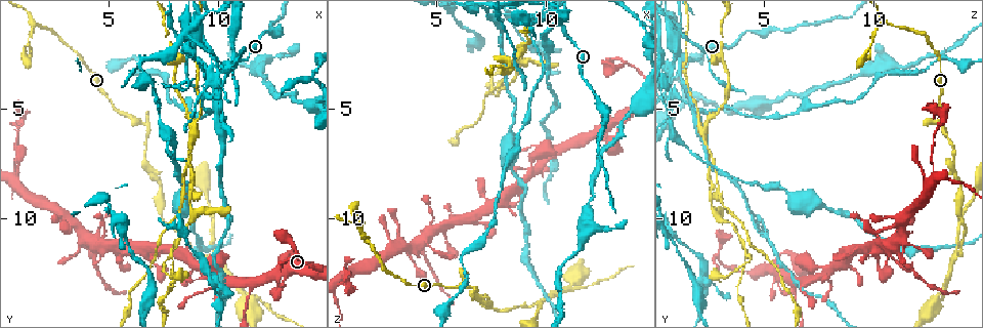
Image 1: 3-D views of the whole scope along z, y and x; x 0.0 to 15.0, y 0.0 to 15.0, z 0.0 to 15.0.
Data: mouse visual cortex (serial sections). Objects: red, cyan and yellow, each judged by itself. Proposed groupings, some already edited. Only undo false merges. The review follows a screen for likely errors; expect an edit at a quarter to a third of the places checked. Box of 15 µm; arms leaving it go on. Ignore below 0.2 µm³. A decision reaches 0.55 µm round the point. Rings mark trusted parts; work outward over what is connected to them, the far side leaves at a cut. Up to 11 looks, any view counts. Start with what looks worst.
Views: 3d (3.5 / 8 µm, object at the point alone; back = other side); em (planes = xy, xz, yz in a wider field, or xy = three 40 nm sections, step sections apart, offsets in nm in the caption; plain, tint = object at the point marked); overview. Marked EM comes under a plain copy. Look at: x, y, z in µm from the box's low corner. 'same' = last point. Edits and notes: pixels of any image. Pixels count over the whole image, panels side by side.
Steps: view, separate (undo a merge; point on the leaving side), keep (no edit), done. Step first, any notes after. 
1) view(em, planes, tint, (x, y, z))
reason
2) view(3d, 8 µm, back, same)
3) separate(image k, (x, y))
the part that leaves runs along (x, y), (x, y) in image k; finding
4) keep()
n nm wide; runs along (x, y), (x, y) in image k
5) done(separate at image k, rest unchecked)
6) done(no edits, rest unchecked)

view(3d, 3.5 µm, (6.9, 5.9, 13.3))
sharp bend

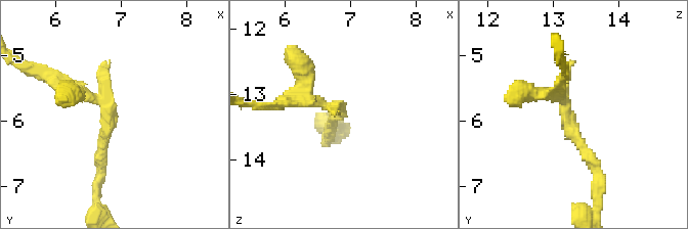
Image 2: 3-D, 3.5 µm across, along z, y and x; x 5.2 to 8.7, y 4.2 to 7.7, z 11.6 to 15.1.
view(em, xy, step 1, tint, (6.85, 5.90, 13.25))

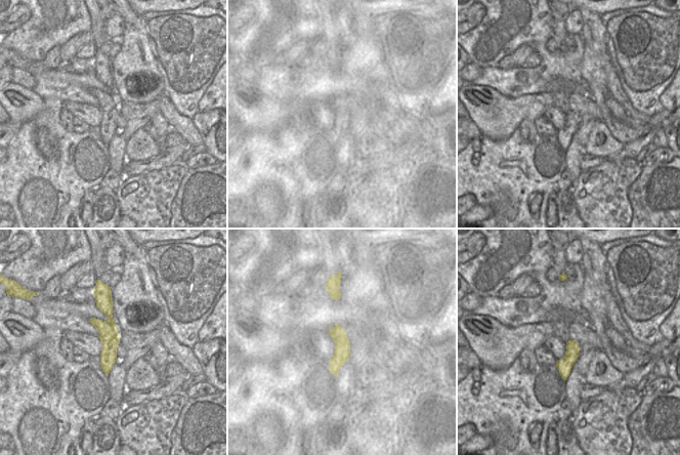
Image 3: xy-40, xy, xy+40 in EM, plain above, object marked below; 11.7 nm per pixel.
keep()
one cell here

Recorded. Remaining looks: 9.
view(3d, 3.5 µm, (9.7, 11.9, 13.8))
side arm on a straight run

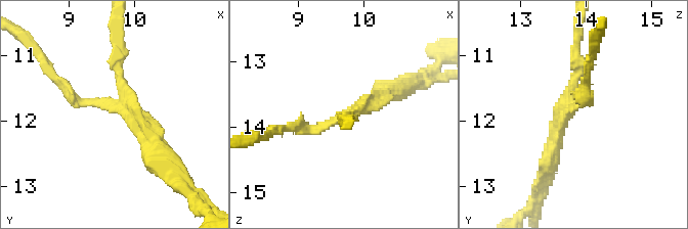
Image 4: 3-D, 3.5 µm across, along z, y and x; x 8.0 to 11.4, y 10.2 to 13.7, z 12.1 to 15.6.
view(em, xy, step 5, tint, (9.80, 11.80, 13.75))
shape alone is not enough

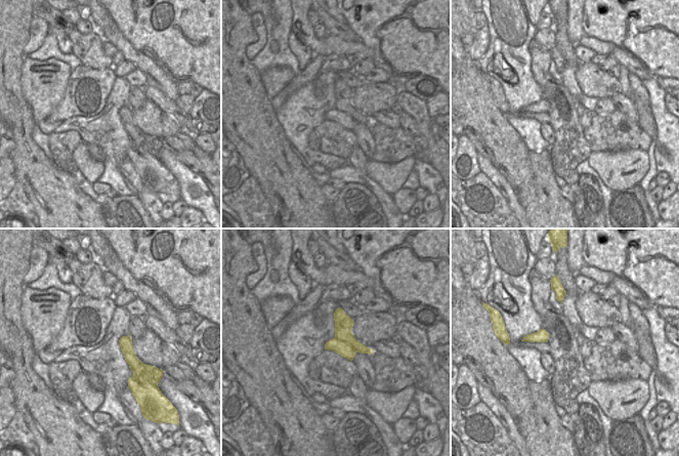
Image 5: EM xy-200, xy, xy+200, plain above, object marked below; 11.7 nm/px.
separate(image 4, (114, 64))
280 nm wide; a second cell is stuck on

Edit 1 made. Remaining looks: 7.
view(overview)

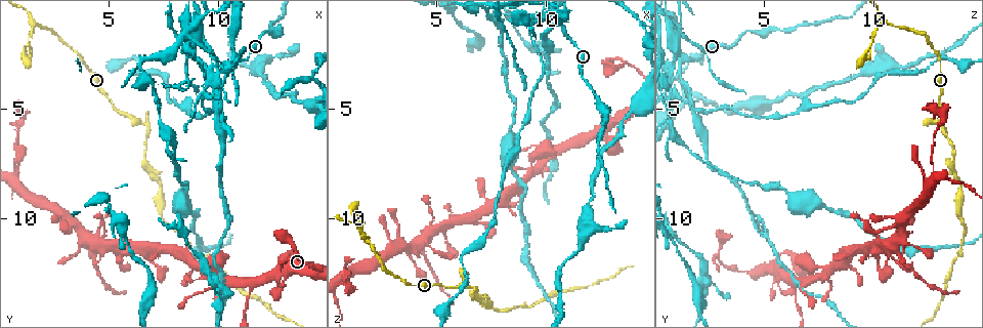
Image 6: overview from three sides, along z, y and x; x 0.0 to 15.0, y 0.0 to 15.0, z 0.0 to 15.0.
view(3d, 8 µm, (10.9, 2.7, 1.5))
sudden change in width

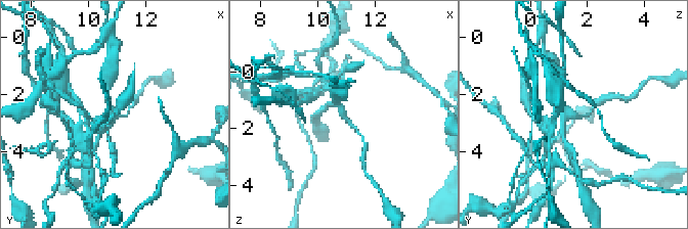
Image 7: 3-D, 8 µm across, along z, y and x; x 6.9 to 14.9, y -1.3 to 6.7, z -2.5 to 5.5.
view(3d, 3.5 µm, (10.8, 2.6, 1.4))

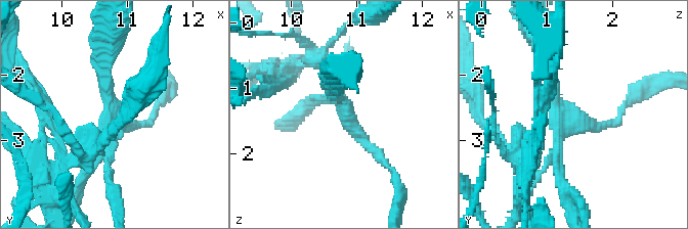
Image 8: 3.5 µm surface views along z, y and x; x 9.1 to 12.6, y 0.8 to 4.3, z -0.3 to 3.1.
view(em, xy, step 5, tint, (10.85, 2.60, 1.40))
3 arms; arms of 150, 150, 200 nm

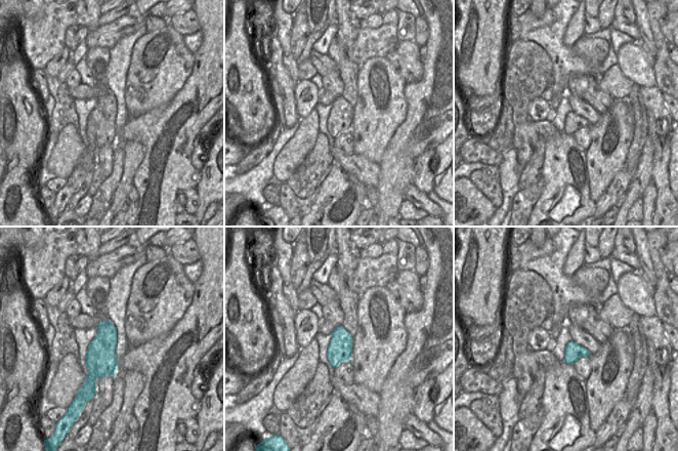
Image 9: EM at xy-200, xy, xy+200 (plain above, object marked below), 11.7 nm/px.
separate(image 8, (103, 69))
the part that leaves runs along (113, 102), (103, 81), (113, 28) in image 8; a second cell is stuck on

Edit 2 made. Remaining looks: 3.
view(overview)
redraw

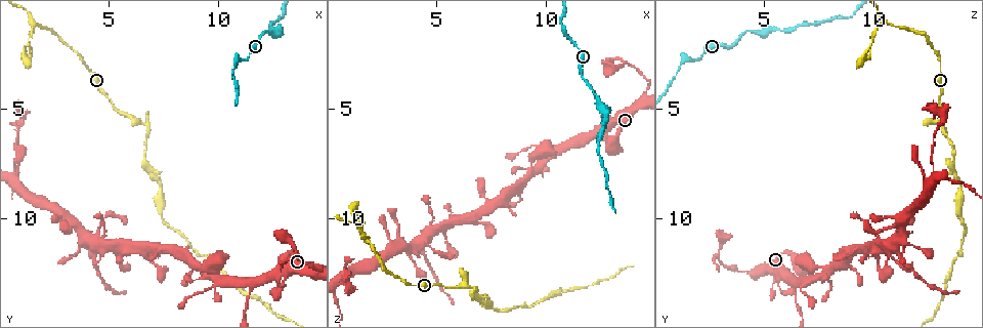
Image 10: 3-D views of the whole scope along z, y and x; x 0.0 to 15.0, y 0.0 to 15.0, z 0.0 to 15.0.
view(3d, 8 µm, (9.3, 12.5, 8.0))
side arm on a straight run

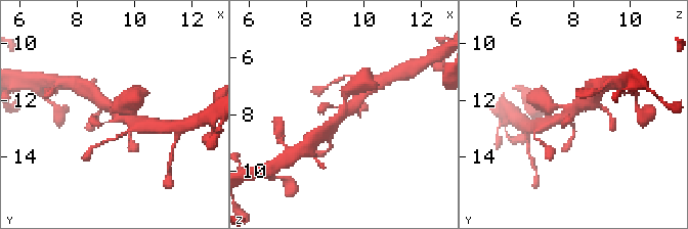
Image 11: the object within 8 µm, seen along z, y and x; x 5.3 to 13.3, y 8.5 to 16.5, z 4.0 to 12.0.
view(em, planes, tint, (9.3, 12.5, 8.0))
now the EM

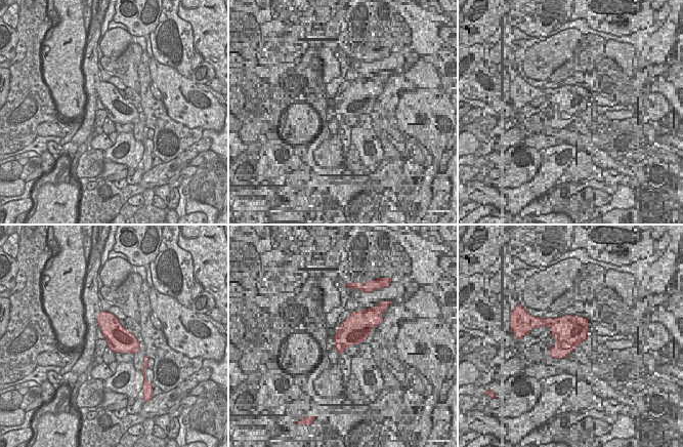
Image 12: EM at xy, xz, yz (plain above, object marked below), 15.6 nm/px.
keep()
runs along (363, 92), (358, 101), (327, 131) in image 11; continuous, no second cell

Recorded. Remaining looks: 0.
done(separate at image 4, separate at image 8, rest unchecked)

